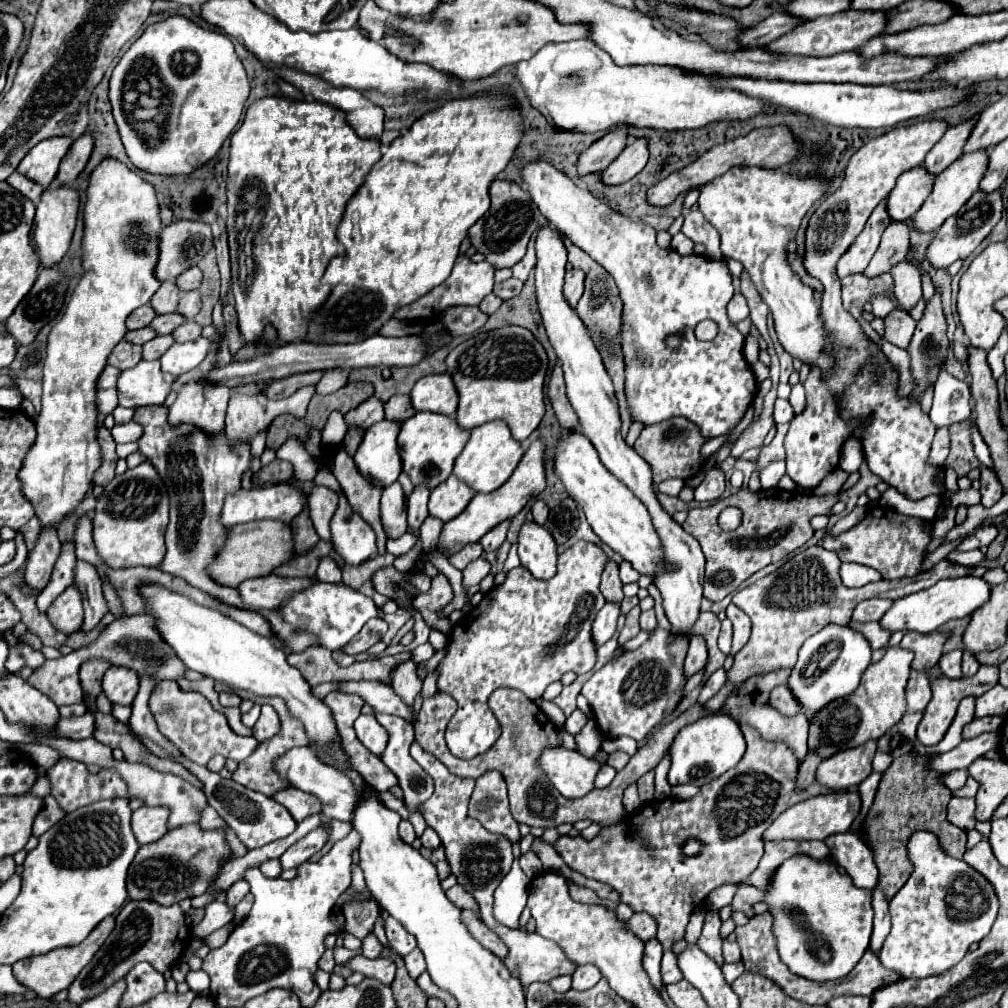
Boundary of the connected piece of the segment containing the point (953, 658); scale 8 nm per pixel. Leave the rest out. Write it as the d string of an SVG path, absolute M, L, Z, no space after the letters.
M962 651L944 653L942 659L940 659L940 669L942 669L944 677L948 677L948 679L960 679L962 677L960 661L962 661Z

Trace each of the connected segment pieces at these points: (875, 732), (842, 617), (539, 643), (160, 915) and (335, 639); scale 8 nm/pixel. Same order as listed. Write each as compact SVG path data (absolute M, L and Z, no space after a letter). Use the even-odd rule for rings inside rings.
M894 647L888 649L878 663L868 665L868 669L862 673L858 689L852 695L832 701L810 721L808 749L818 751L820 757L828 759L842 749L858 747L870 739L880 739L892 725L896 725L906 713L904 689L908 683L912 657L912 651Z
M814 545L814 547L808 547L806 551L796 553L780 569L762 577L754 585L744 587L742 591L738 591L732 597L732 603L738 605L752 619L752 637L750 637L748 645L734 657L734 665L728 671L724 689L720 689L720 693L716 693L706 703L706 709L710 709L710 711L722 709L722 705L730 697L732 689L742 685L748 677L792 667L796 663L796 653L798 653L800 645L808 637L812 637L812 633L818 633L820 629L824 629L824 625L830 625L830 623L834 623L834 625L850 623L850 615L860 601L872 599L872 597L884 597L884 599L896 601L896 599L912 595L916 591L930 589L940 579L964 577L972 571L972 567L954 565L944 559L932 571L918 573L916 577L904 577L904 579L896 579L896 581L884 579L884 581L868 583L862 589L848 589L840 581L838 567L840 567L840 559L836 557L836 553L830 553L824 547Z
M578 541L574 547L558 555L558 573L552 579L540 581L534 579L524 567L516 567L506 573L506 581L502 585L484 595L482 603L472 609L470 617L458 621L450 635L448 653L438 665L438 689L458 701L458 711L454 713L446 729L446 744L456 757L472 759L488 751L500 737L501 727L486 705L494 689L520 689L526 697L534 701L544 693L550 683L560 681L564 673L574 671L576 675L580 675L592 671L596 663L596 647L590 629L596 613L606 603L598 589L606 561L608 557L598 545Z
M128 901L118 913L116 927L106 939L106 943L100 947L94 959L86 965L86 969L80 971L76 981L70 985L68 1001L72 1001L74 1005L80 1005L82 1001L88 1001L104 993L104 989L124 979L128 971L140 961L146 961L156 971L164 973L166 969L174 967L180 961L184 949L190 945L188 937L190 937L190 929L184 923L184 911L180 909L180 905L162 907L154 901Z
M314 583L310 589L296 593L282 609L280 609L284 621L292 623L294 627L300 627L316 637L320 637L320 645L336 651L342 645L346 645L354 635L360 633L360 629L374 617L378 617L378 607L374 601L356 589L346 587L344 583L332 585L332 583Z

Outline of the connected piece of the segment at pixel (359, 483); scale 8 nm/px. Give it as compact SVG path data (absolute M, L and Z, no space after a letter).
M342 449L332 459L332 473L338 479L352 509L356 513L364 511L366 521L372 523L372 529L378 535L380 555L384 555L386 553L386 549L384 549L386 533L384 533L382 523L380 523L380 495L382 495L380 485L372 485L366 477L362 477L356 463L352 459L348 459Z

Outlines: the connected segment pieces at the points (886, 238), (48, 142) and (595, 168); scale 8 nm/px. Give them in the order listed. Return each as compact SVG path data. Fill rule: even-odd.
M890 223L882 235L880 247L874 253L870 265L866 267L864 275L866 277L878 277L888 273L894 265L902 263L908 253L908 227L906 223Z
M64 135L44 139L20 161L18 171L28 179L40 183L42 187L48 187L54 181L58 173L58 165L66 155L66 151L70 149L70 145L72 145L72 139Z
M628 127L612 129L602 139L598 139L588 149L584 149L576 161L578 177L604 171L626 147L626 131L628 131Z

